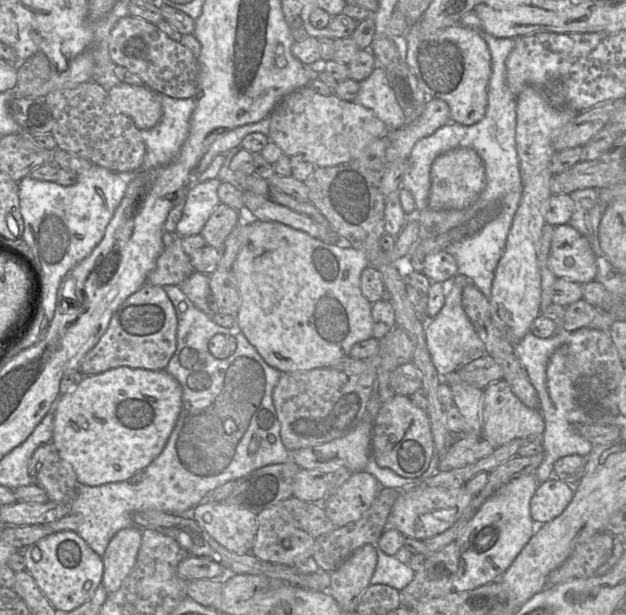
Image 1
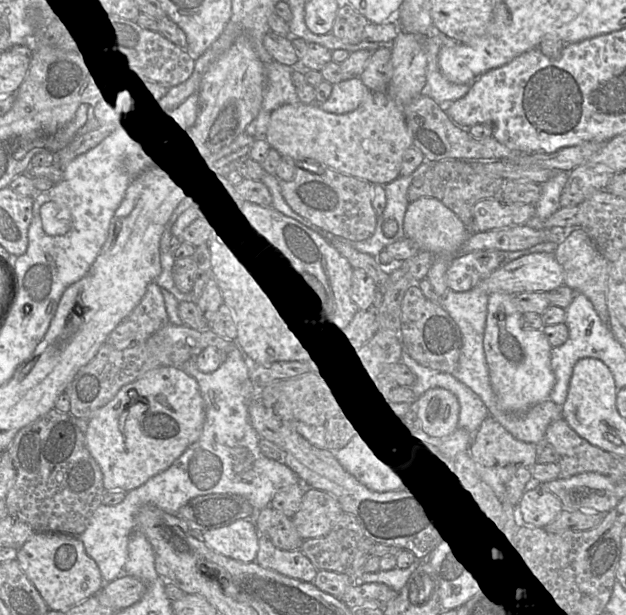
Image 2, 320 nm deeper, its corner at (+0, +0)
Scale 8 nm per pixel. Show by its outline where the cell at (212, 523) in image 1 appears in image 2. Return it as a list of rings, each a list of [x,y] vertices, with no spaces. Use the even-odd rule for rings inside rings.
[[[240,519],[206,531],[203,538],[208,547],[221,555],[247,563],[256,560],[259,533],[252,519]]]

